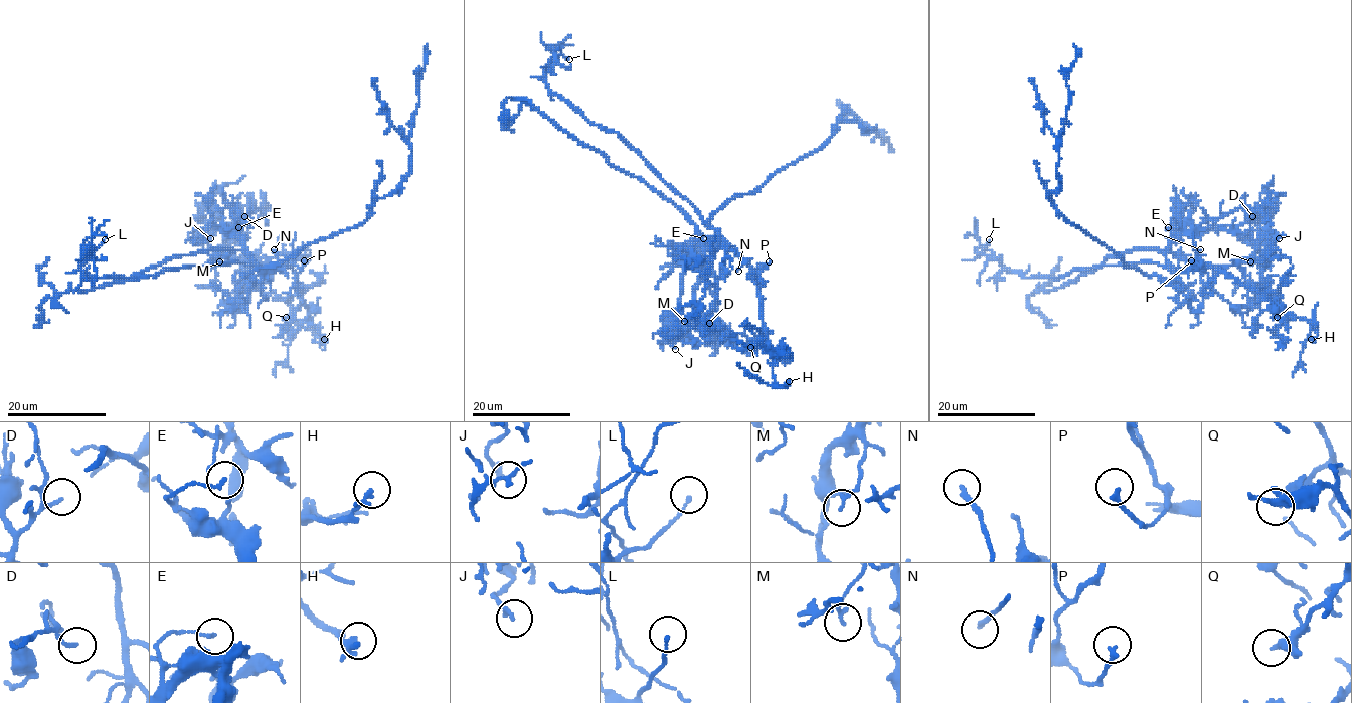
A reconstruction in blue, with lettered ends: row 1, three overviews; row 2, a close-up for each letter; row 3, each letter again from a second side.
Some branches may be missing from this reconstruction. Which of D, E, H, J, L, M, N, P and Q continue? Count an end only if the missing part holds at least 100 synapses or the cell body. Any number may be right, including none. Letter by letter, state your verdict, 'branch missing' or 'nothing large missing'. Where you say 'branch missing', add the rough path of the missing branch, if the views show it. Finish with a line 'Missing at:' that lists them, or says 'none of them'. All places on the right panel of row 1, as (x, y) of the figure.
D: nothing large missing
E: nothing large missing
H: branch missing
J: nothing large missing
L: nothing large missing
M: nothing large missing
N: nothing large missing
P: nothing large missing
Q: nothing large missing
Missing at: H

